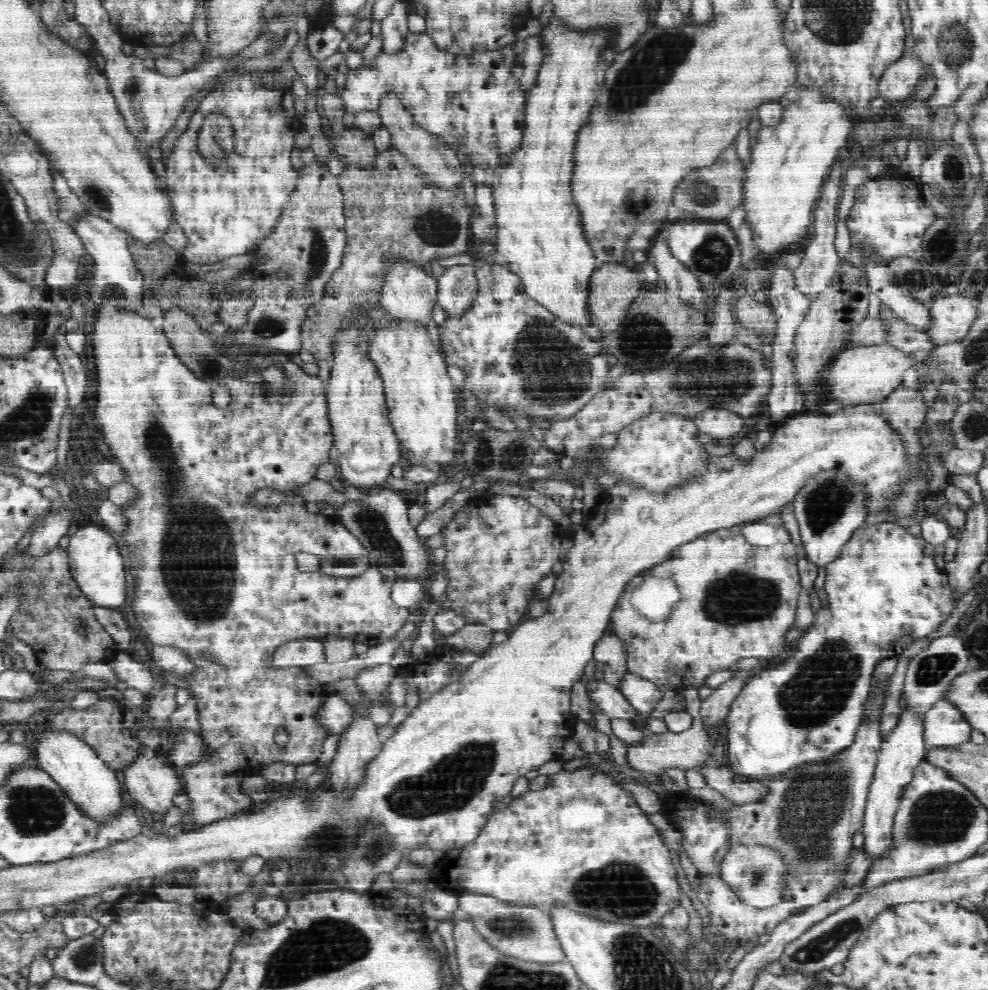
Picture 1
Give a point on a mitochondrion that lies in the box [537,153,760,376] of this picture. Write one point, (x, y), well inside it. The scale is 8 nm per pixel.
(644, 327)

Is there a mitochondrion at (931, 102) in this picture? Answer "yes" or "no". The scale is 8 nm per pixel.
no

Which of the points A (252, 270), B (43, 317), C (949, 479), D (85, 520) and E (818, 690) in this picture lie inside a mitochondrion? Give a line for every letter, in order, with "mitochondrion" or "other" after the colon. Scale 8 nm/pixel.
A: other
B: other
C: other
D: other
E: mitochondrion

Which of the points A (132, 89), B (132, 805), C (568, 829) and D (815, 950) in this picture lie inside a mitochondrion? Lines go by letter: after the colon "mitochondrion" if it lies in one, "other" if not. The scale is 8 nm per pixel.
A: other
B: other
C: other
D: mitochondrion

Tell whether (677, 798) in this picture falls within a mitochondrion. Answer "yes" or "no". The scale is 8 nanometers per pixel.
no

